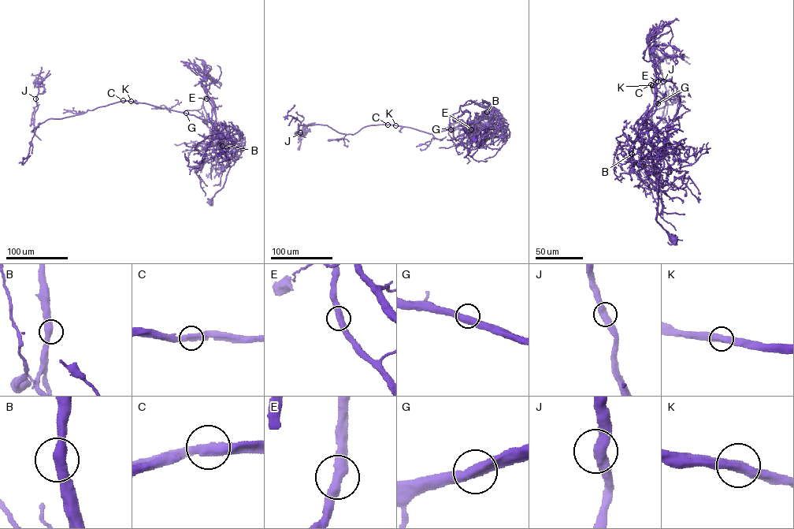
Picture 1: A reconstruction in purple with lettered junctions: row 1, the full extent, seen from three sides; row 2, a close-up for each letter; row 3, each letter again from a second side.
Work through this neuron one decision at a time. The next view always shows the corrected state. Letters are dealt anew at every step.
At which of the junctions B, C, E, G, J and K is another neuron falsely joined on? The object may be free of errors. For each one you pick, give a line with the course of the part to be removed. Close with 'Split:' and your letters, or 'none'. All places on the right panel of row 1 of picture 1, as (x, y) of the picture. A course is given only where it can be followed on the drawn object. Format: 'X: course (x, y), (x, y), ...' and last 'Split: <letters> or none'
Split: none

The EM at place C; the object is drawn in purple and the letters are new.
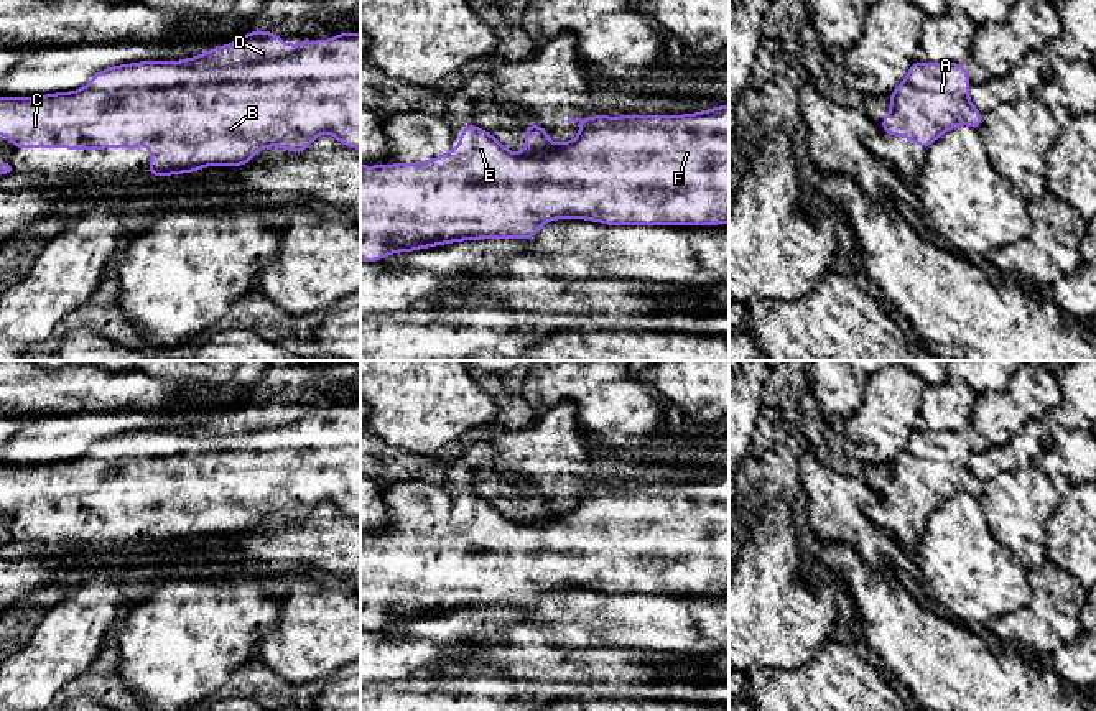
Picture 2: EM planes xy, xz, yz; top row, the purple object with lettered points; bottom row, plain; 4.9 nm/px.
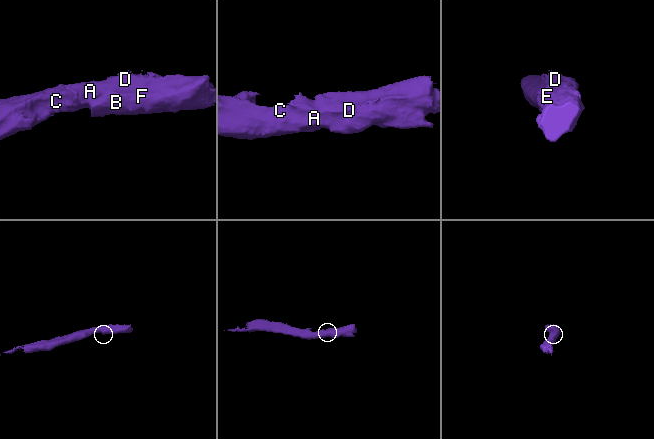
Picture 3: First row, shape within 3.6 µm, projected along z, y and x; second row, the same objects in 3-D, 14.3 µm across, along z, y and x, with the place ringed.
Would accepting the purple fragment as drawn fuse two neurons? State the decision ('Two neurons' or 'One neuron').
One neuron

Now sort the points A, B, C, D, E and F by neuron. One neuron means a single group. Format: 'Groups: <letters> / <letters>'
Groups: A B C D E F

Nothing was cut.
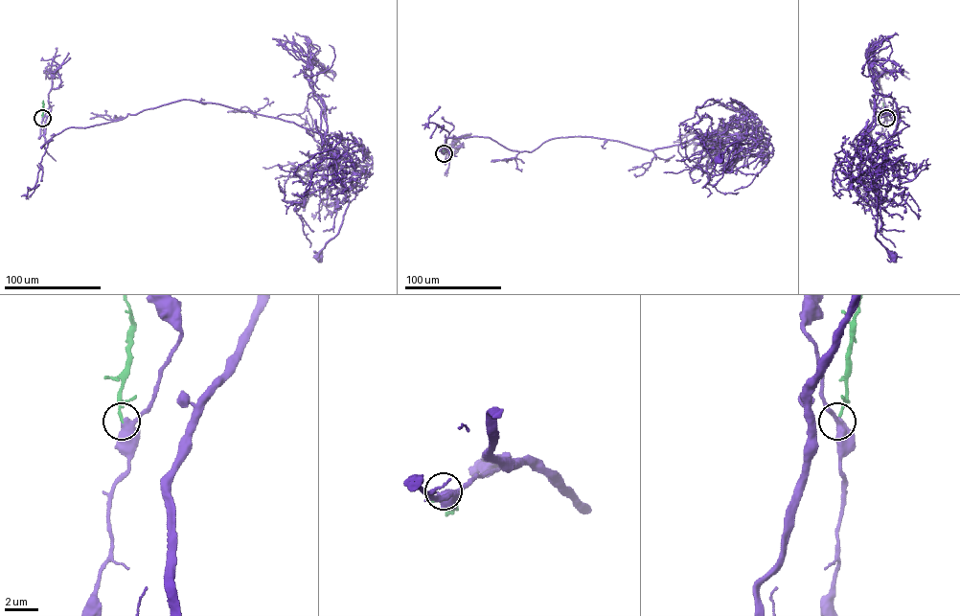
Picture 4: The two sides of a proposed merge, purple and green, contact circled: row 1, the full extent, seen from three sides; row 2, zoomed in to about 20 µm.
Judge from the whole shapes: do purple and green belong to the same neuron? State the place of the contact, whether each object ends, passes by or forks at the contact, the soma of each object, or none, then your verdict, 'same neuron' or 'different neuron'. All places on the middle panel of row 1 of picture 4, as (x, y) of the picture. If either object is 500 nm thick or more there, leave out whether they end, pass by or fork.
place (444, 153); purple passes by; green ends; soma purple (720, 161); soma green none; different neuron

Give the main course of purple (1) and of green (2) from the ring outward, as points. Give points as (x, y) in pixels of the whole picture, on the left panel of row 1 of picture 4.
1: (42, 118), (46, 141), (191, 100), (317, 132), (336, 160), (332, 182), (349, 200), (319, 257)
2: (42, 118), (43, 101)

